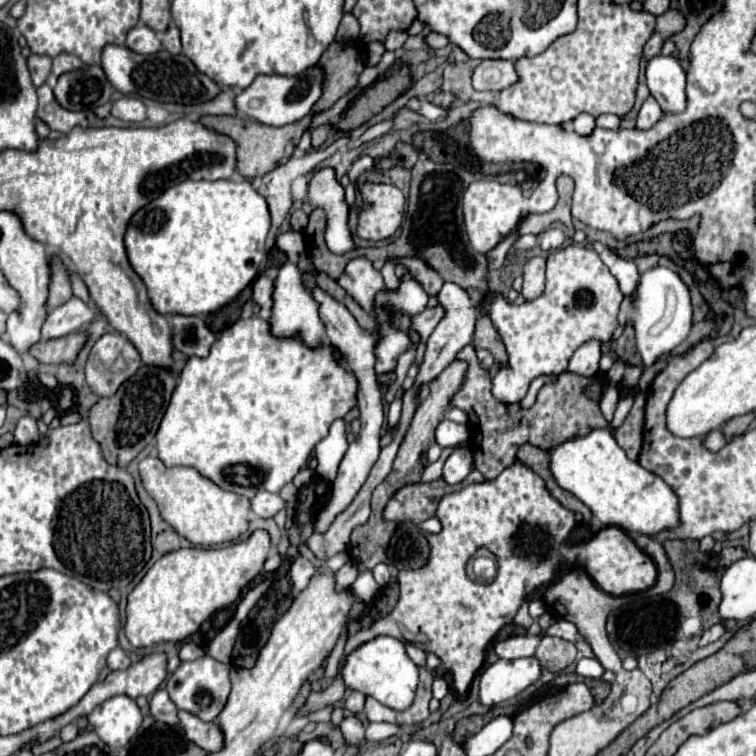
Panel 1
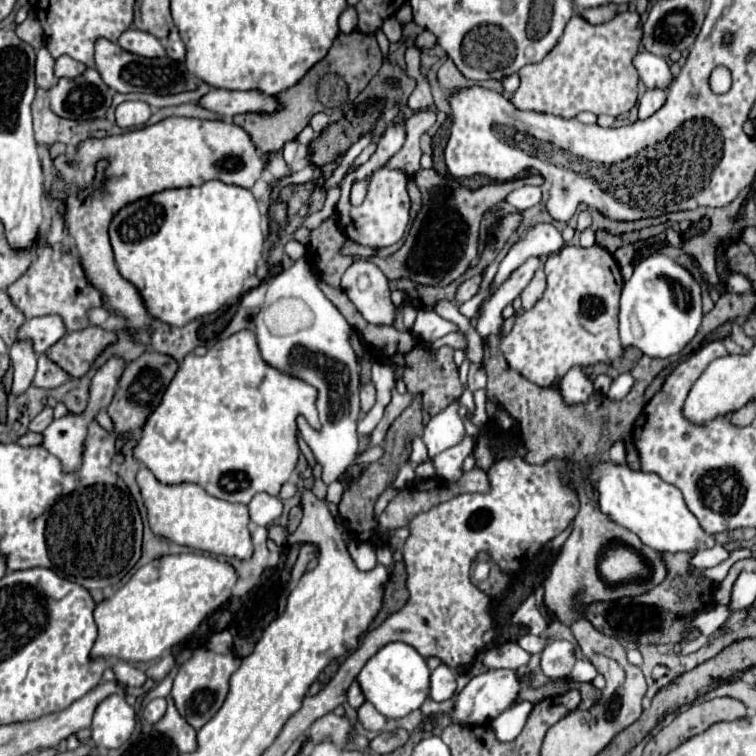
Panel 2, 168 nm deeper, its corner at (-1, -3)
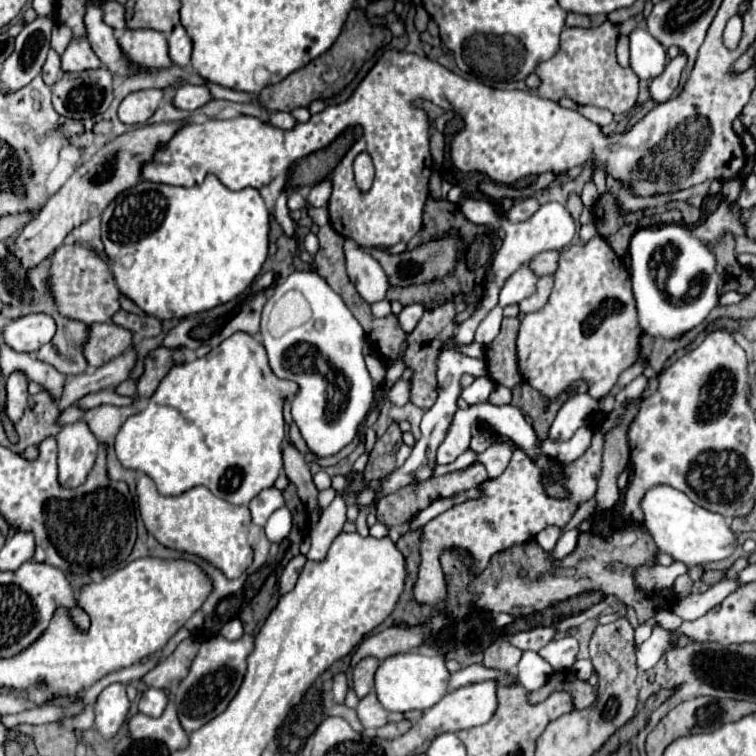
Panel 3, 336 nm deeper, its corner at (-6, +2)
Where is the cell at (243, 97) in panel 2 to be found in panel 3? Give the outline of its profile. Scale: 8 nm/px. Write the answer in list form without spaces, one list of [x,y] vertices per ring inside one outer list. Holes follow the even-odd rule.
[[[184,84],[180,88],[176,88],[172,104],[180,110],[196,110],[202,104],[206,104],[210,100],[210,92],[208,88],[202,86],[194,86],[194,84]]]

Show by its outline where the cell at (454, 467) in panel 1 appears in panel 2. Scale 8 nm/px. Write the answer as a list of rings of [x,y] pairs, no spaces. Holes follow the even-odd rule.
[[[465,437],[459,445],[439,453],[433,459],[437,475],[443,477],[445,481],[459,481],[459,477],[463,473],[463,461],[473,453],[473,449],[475,449],[473,437]]]

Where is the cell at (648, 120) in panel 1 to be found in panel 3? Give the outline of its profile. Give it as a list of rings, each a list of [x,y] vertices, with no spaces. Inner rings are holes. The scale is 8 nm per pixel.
[[[680,52],[676,58],[672,58],[672,60],[666,64],[664,72],[652,80],[652,84],[650,84],[650,94],[652,94],[652,98],[654,98],[658,104],[666,102],[666,100],[670,98],[670,94],[678,88],[678,82],[680,82],[680,76],[682,76],[682,70],[684,70],[686,62],[688,62],[686,54]]]

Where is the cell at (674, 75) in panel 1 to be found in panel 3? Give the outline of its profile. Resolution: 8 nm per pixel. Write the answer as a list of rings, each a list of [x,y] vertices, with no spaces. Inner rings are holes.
[[[634,28],[628,36],[630,40],[630,68],[642,80],[652,80],[662,74],[666,64],[666,50],[662,44],[646,30]]]

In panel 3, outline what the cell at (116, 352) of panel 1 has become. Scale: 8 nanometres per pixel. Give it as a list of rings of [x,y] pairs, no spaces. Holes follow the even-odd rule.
[[[84,420],[66,424],[58,438],[58,482],[64,488],[84,484],[98,456],[98,440]]]

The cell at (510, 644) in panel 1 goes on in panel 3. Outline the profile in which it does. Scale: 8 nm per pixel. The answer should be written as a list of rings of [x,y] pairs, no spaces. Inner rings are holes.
[[[496,640],[484,650],[484,666],[516,675],[516,664],[522,658],[522,650],[514,648],[506,640]]]

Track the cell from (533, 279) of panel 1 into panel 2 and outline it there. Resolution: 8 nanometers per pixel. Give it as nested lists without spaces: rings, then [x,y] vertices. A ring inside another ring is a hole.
[[[539,267],[535,271],[535,277],[531,279],[531,283],[521,293],[523,309],[531,309],[543,297],[543,291],[545,291],[545,273],[543,273],[543,267]]]

